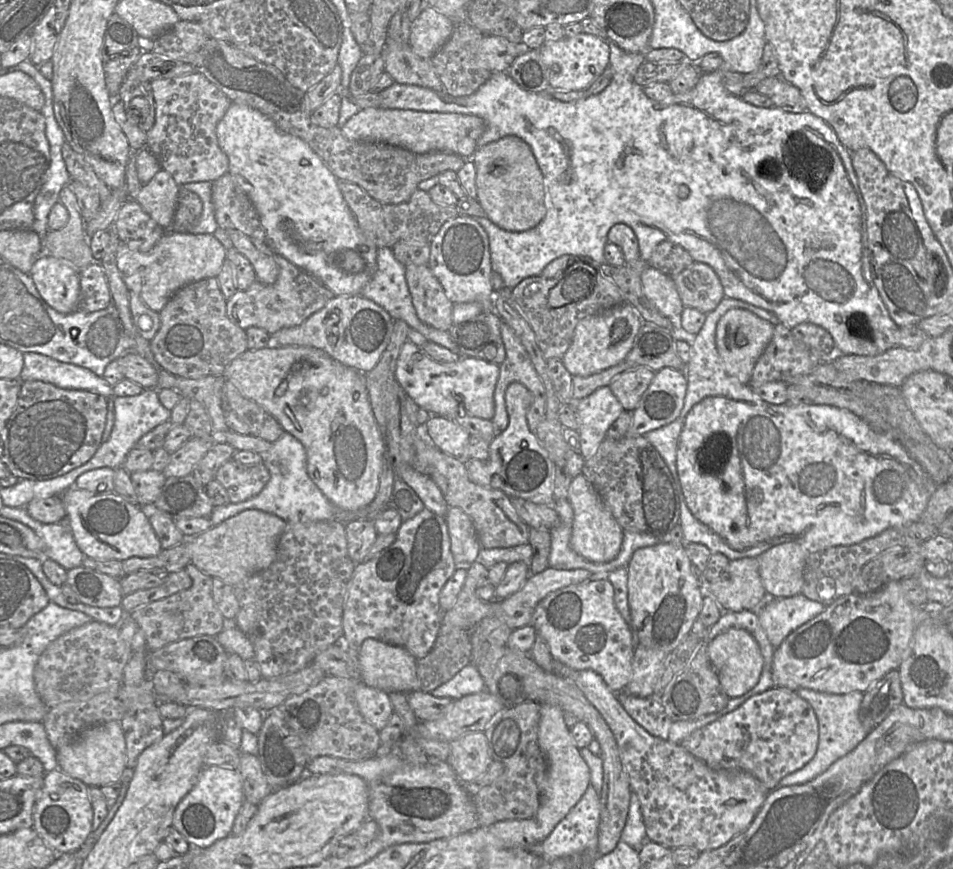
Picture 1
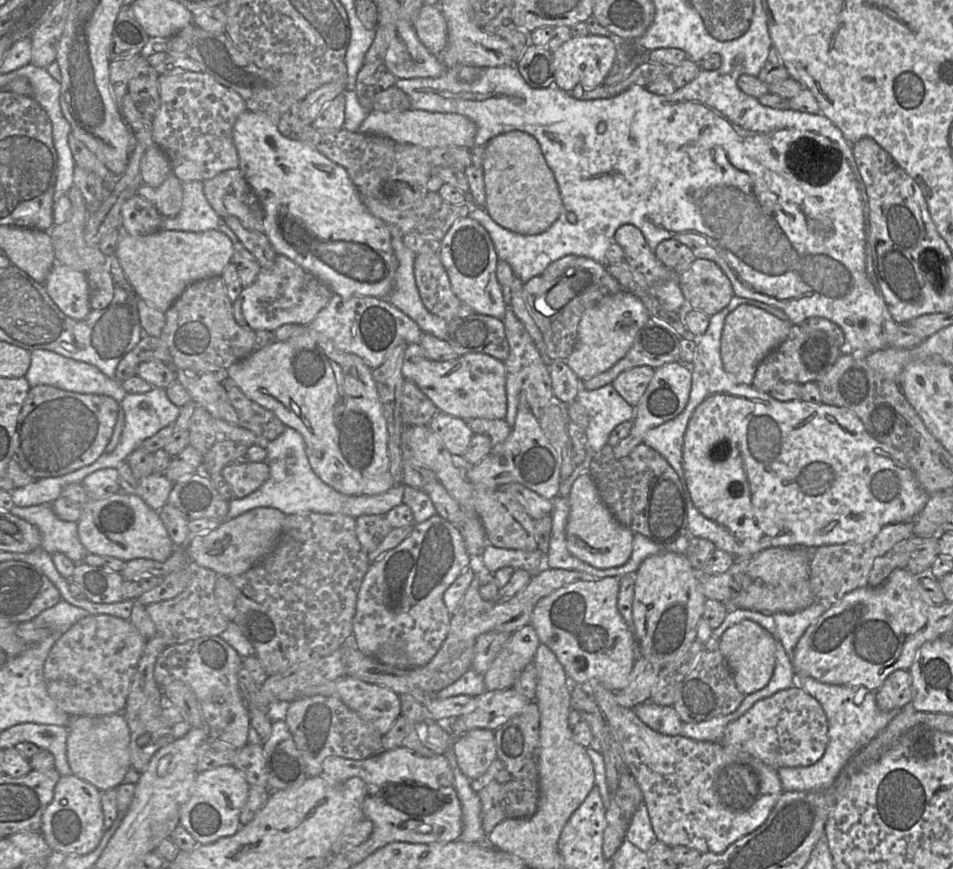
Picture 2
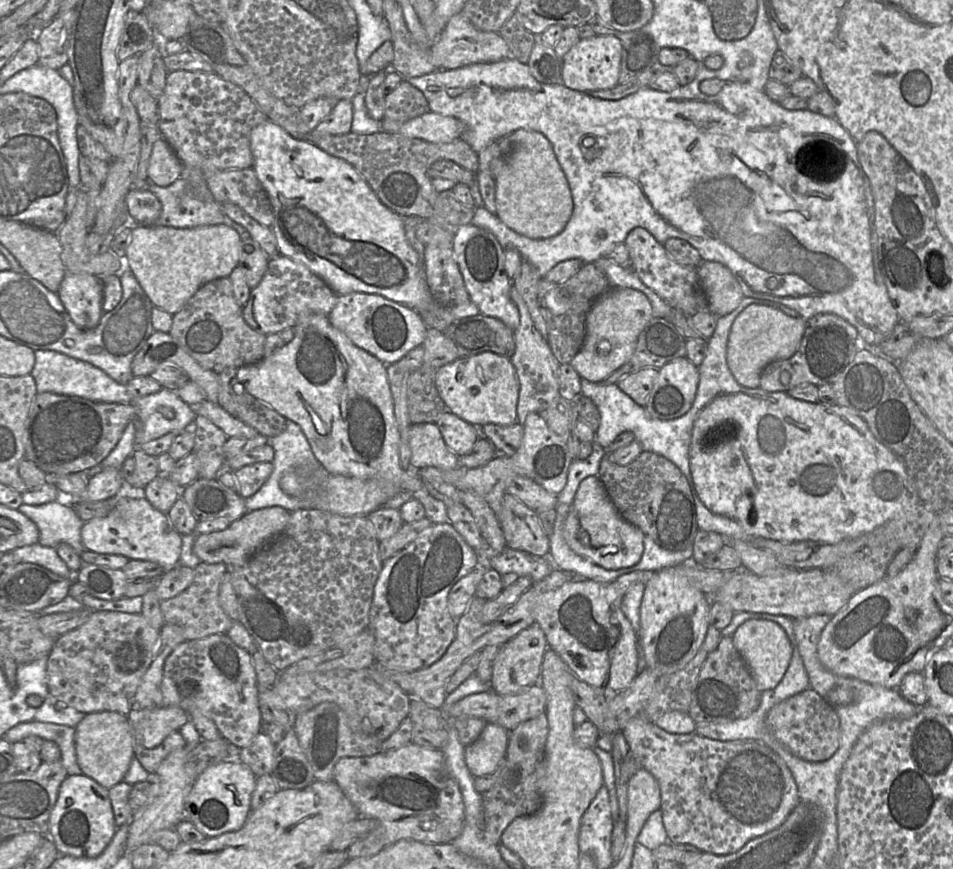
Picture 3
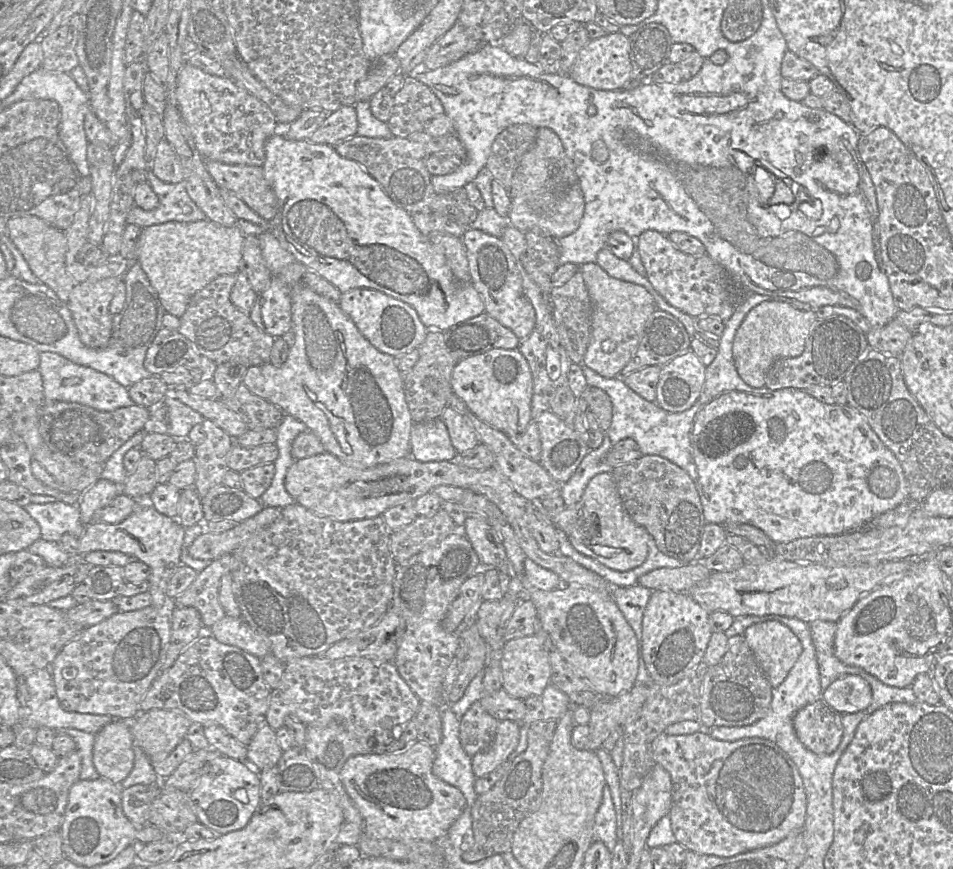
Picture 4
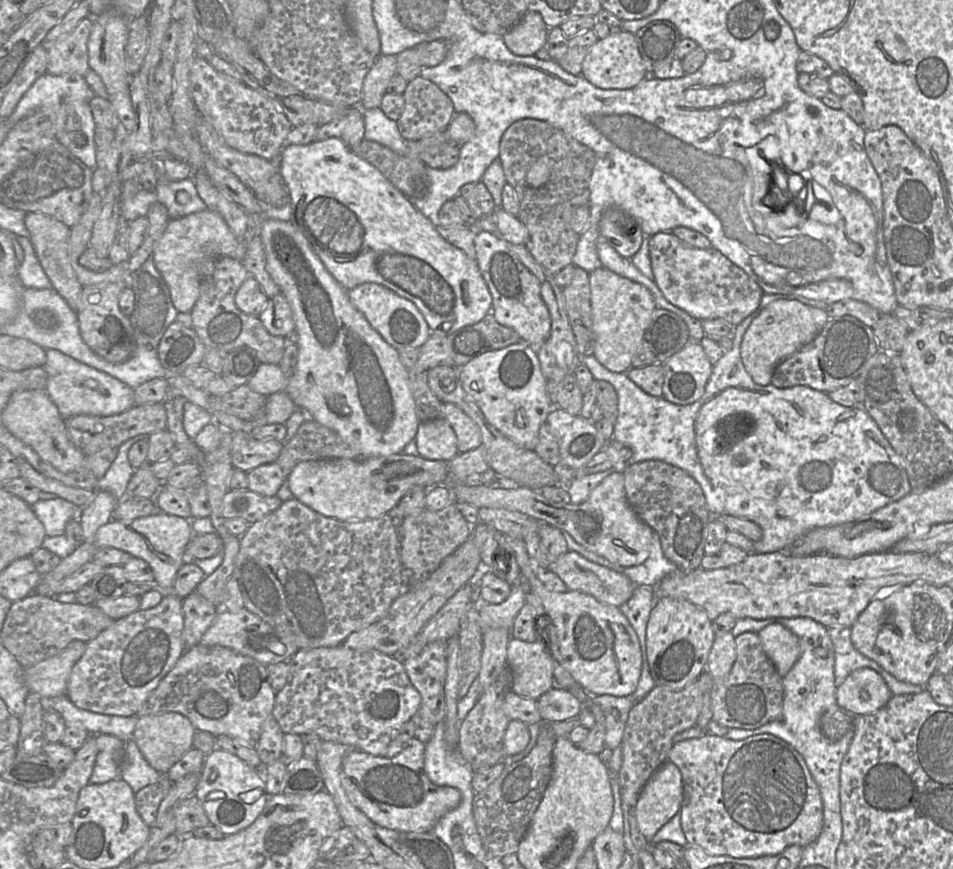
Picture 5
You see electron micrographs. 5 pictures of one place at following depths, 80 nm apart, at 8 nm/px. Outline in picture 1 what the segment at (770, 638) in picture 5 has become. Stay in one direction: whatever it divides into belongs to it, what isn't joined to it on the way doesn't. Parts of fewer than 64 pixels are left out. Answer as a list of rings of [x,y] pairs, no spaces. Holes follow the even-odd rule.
[[[730,628],[709,641],[707,650],[721,688],[729,698],[743,696],[759,682],[764,668],[764,658],[757,641],[748,631]]]

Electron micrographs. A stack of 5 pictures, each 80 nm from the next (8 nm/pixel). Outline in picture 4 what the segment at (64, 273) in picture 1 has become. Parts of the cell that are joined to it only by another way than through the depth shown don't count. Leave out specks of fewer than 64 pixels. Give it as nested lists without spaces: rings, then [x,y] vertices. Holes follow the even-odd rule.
[[[125,272],[121,276],[80,282],[71,290],[66,304],[72,313],[80,339],[85,345],[93,348],[103,348],[107,346],[111,335],[113,316],[109,306],[117,285],[123,282],[124,274]]]

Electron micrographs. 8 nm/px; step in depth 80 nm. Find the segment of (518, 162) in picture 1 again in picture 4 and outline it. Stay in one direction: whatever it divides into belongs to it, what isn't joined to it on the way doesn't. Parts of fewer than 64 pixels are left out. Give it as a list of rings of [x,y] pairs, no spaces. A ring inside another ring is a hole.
[[[538,128],[536,140],[521,158],[512,180],[509,193],[512,198],[508,223],[523,233],[534,232],[560,239],[575,232],[583,218],[585,201],[579,185],[569,191],[553,192],[555,168],[563,159],[564,148],[559,137],[547,128]]]

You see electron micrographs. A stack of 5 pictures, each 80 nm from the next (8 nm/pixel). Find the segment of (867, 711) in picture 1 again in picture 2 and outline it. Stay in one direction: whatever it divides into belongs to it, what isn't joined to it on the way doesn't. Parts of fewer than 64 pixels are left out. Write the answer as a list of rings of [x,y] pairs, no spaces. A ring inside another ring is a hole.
[[[908,670],[891,673],[876,691],[876,704],[881,711],[902,709],[912,700],[911,676]]]

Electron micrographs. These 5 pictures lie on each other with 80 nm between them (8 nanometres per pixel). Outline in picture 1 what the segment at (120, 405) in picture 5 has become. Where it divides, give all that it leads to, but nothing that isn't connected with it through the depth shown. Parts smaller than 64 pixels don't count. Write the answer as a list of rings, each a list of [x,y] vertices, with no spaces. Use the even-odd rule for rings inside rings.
[[[28,352],[24,353],[24,365],[19,376],[24,381],[42,381],[63,389],[85,390],[115,398],[113,386],[93,371],[51,357]]]

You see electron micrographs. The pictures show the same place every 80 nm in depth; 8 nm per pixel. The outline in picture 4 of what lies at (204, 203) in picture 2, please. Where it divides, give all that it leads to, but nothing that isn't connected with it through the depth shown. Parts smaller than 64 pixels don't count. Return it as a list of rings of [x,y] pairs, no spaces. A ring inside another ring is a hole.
[[[148,171],[146,182],[158,196],[159,204],[152,210],[144,210],[133,205],[127,214],[128,224],[135,224],[144,228],[170,221],[194,222],[207,219],[205,212],[189,197],[184,179],[178,183],[166,183],[157,178],[151,171]]]

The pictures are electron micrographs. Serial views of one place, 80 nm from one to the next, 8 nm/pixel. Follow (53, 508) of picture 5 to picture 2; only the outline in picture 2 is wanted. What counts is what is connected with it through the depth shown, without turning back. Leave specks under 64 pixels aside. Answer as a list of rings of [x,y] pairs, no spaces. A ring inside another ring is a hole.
[[[51,503],[14,506],[8,512],[37,527],[41,535],[40,549],[51,555],[60,552],[75,564],[84,562],[87,551],[79,540],[77,522],[60,519],[53,512]]]

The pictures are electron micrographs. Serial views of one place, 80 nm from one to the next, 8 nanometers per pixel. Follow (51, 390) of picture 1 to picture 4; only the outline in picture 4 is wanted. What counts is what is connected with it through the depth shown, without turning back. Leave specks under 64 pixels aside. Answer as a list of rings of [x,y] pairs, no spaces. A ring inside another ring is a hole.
[[[45,401],[39,408],[39,432],[47,447],[87,468],[95,463],[104,463],[121,445],[135,433],[143,430],[151,417],[148,407],[133,404],[112,411],[100,411],[90,406],[67,401]]]

